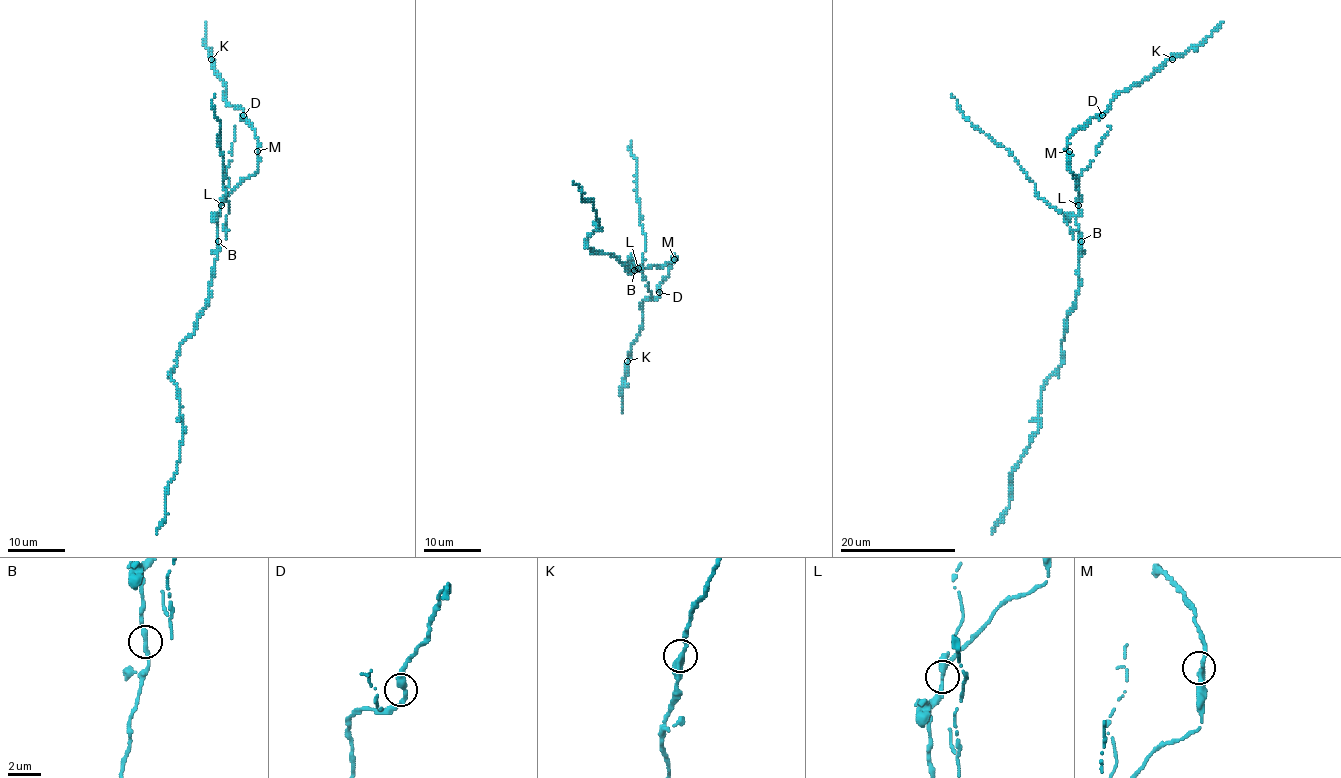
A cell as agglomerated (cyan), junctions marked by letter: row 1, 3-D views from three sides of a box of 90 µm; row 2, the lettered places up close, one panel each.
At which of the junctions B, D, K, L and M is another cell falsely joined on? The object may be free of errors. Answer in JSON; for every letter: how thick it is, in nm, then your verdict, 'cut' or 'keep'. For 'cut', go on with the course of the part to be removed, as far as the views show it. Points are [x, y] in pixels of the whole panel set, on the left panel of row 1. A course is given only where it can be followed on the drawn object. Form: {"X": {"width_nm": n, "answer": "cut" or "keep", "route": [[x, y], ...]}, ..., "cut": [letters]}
{"B": {"width_nm": 360, "answer": "keep"}, "D": {"width_nm": 380, "answer": "keep"}, "K": {"width_nm": 360, "answer": "keep"}, "L": {"width_nm": 360, "answer": "cut"}, "M": {"width_nm": 360, "answer": "keep"}, "cut": ["L"]}

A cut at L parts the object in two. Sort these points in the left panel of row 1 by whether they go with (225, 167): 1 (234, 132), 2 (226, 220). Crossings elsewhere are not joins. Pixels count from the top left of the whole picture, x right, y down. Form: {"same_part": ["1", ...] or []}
{"same_part": ["1", "2"]}

